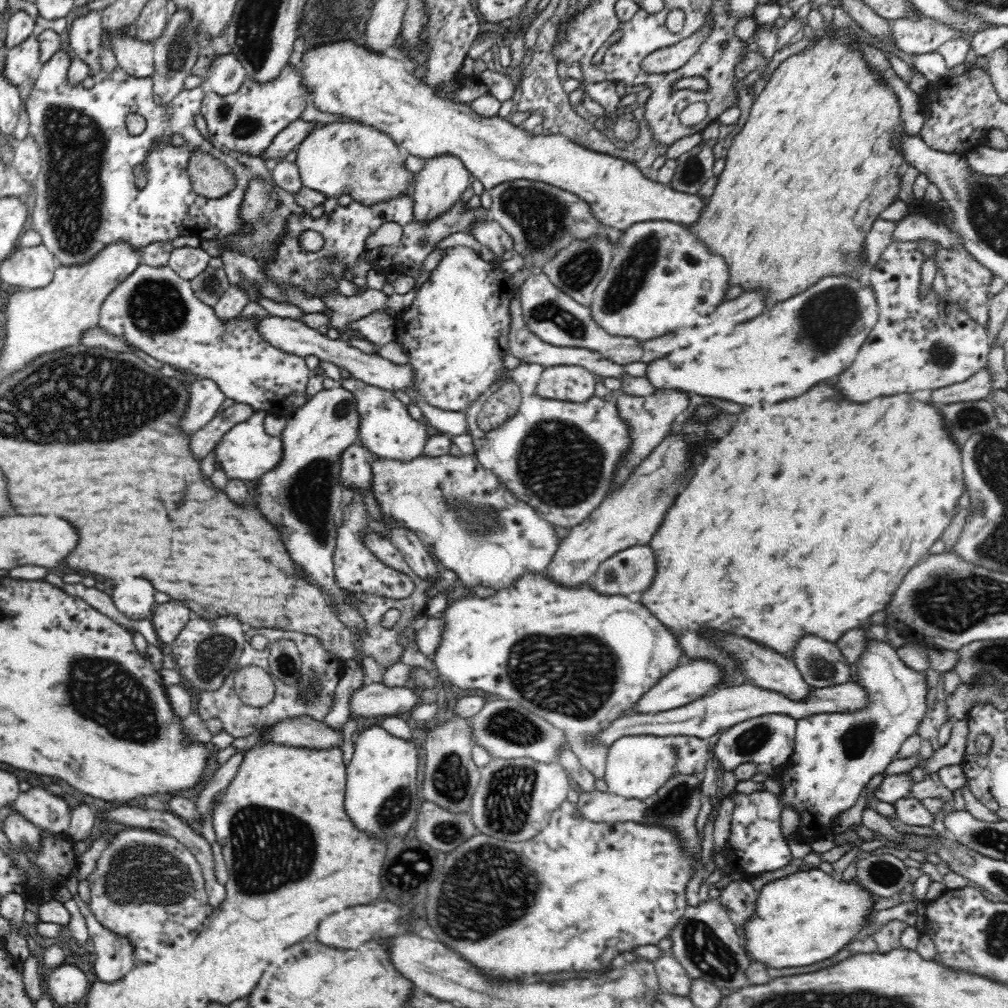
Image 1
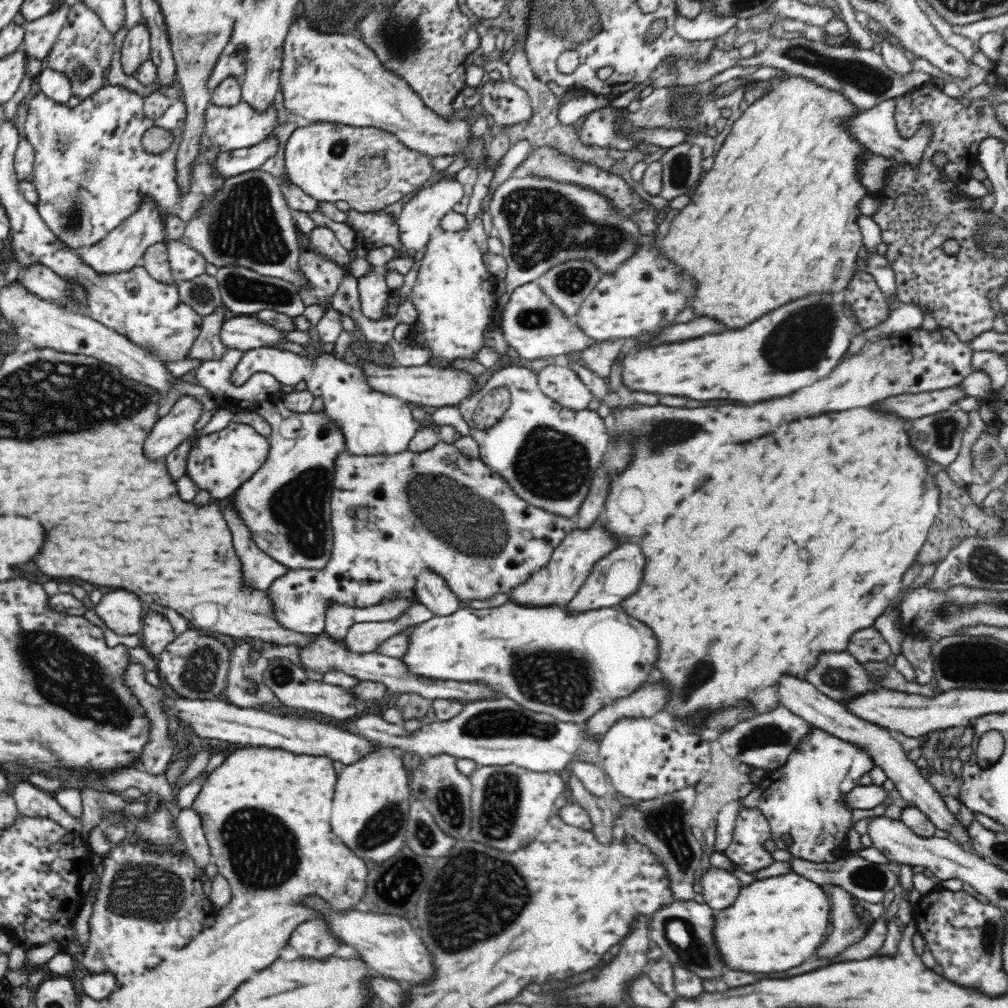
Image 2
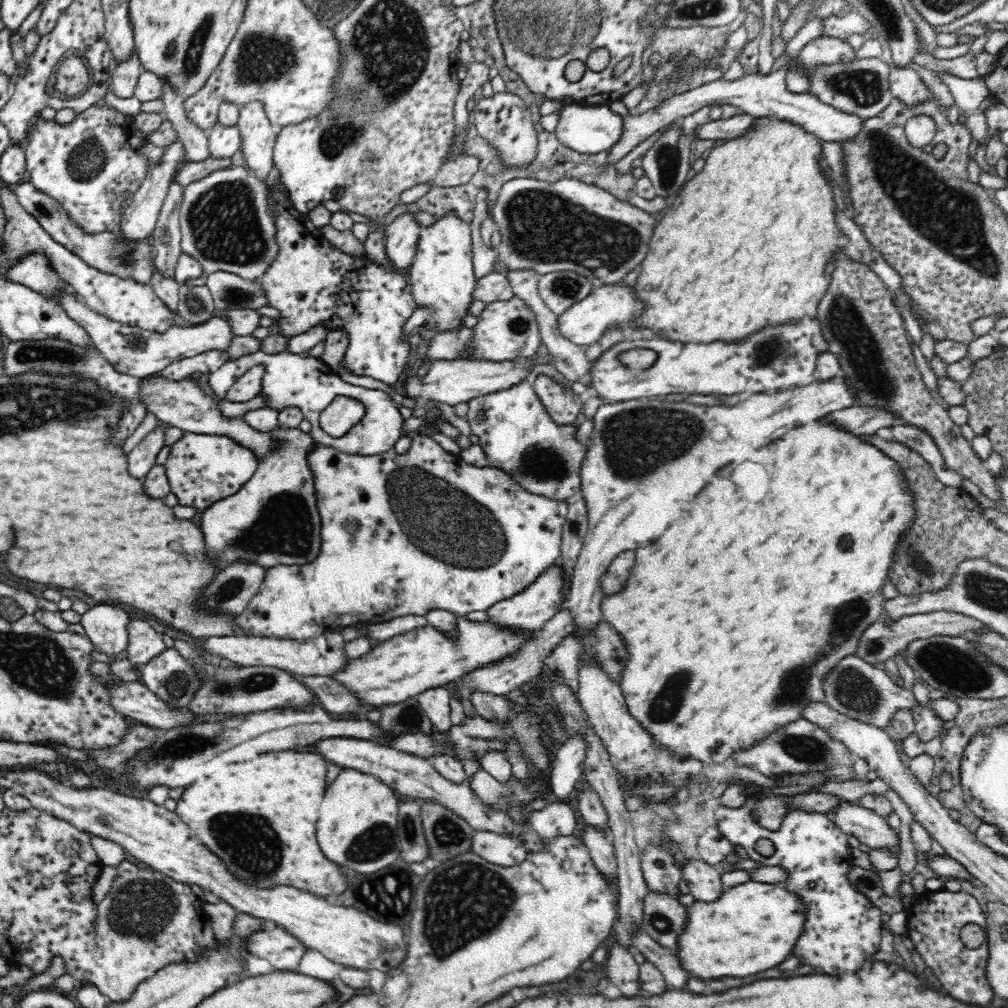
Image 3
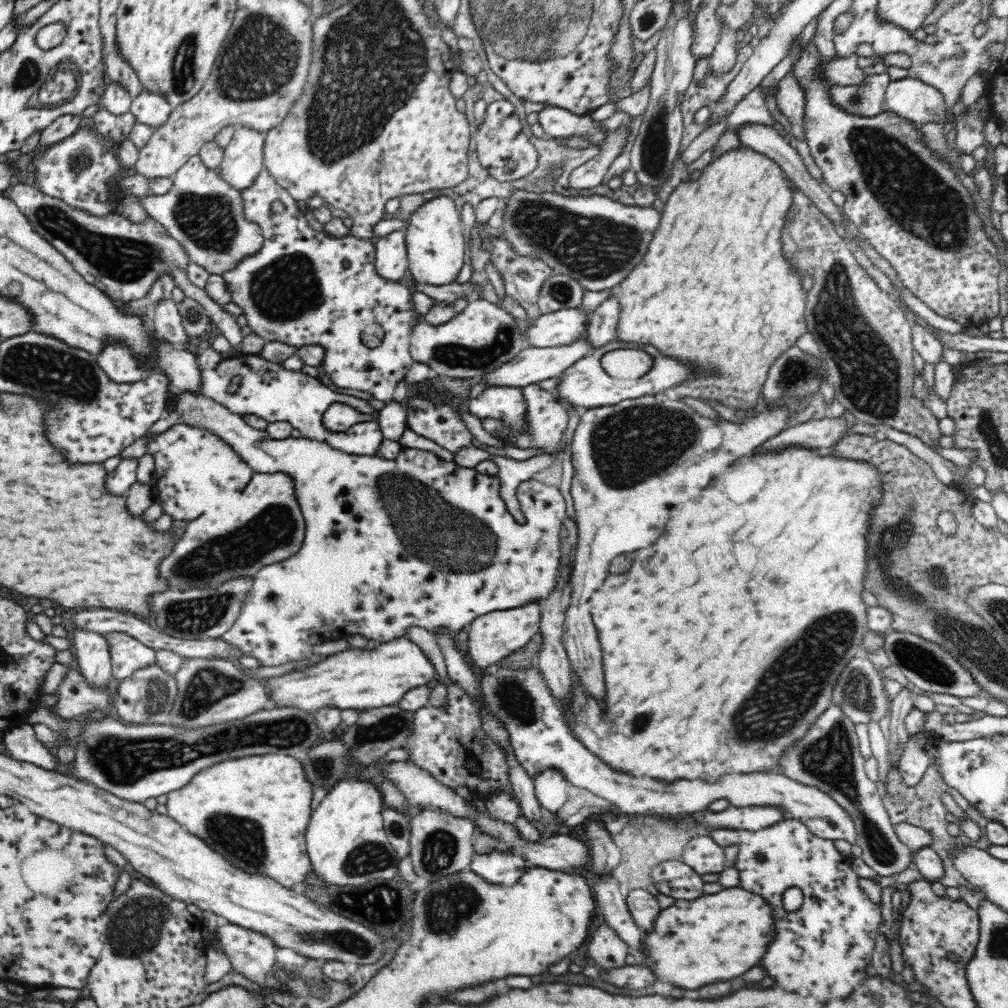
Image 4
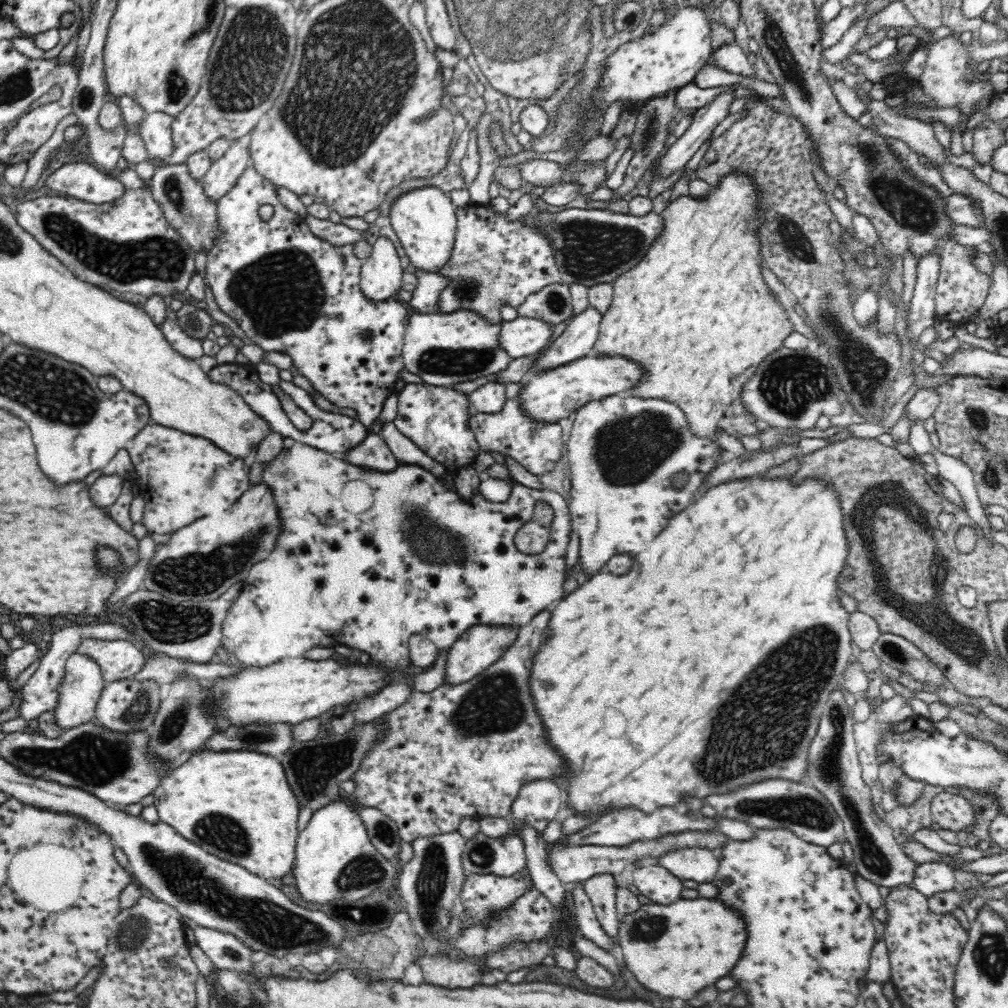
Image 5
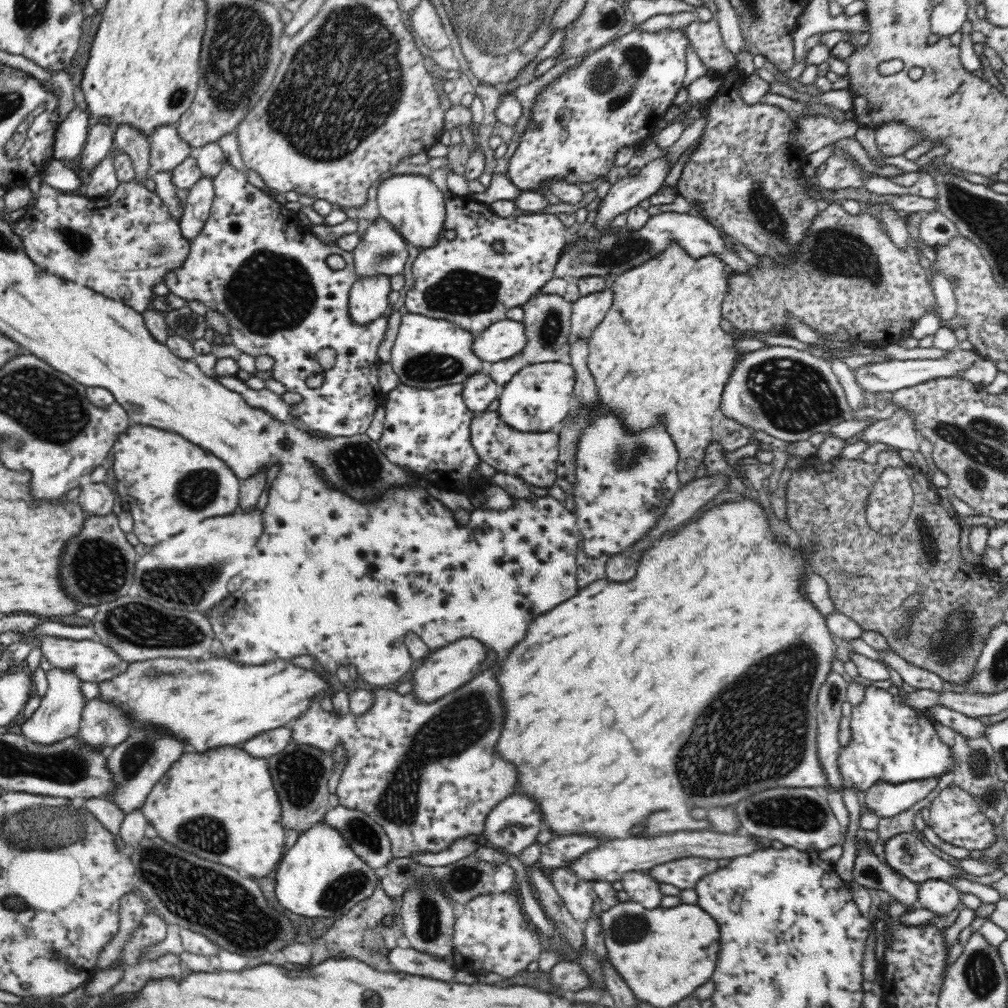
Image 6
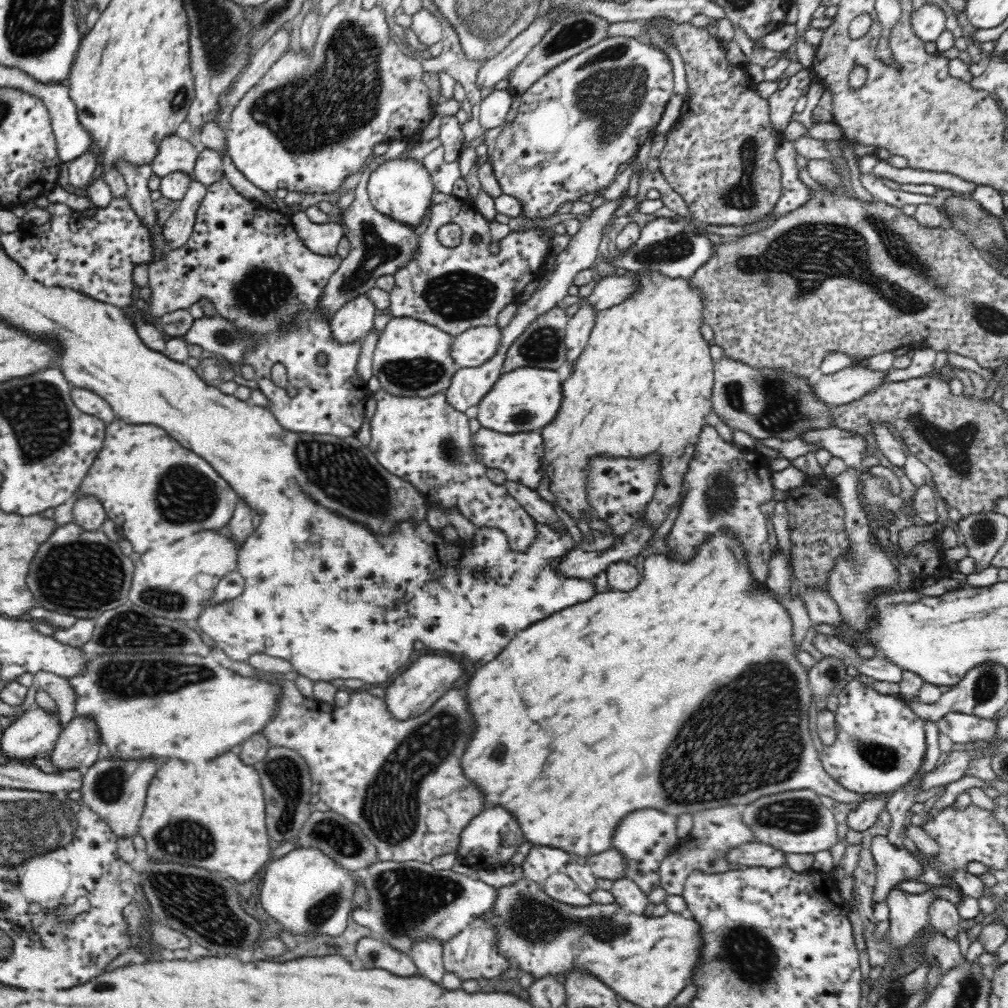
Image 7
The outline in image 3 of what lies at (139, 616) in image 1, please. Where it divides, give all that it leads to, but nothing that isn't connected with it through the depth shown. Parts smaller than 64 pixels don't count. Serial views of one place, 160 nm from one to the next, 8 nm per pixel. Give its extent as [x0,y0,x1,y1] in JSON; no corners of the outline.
[79,603,130,659]

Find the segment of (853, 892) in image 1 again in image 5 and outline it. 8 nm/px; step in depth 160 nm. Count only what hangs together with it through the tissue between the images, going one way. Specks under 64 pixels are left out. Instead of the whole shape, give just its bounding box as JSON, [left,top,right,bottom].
[615,897,746,1000]

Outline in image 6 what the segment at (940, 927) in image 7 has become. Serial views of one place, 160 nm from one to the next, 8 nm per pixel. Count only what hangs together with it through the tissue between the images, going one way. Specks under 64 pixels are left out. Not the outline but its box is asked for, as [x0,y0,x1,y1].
[919,879,959,916]

